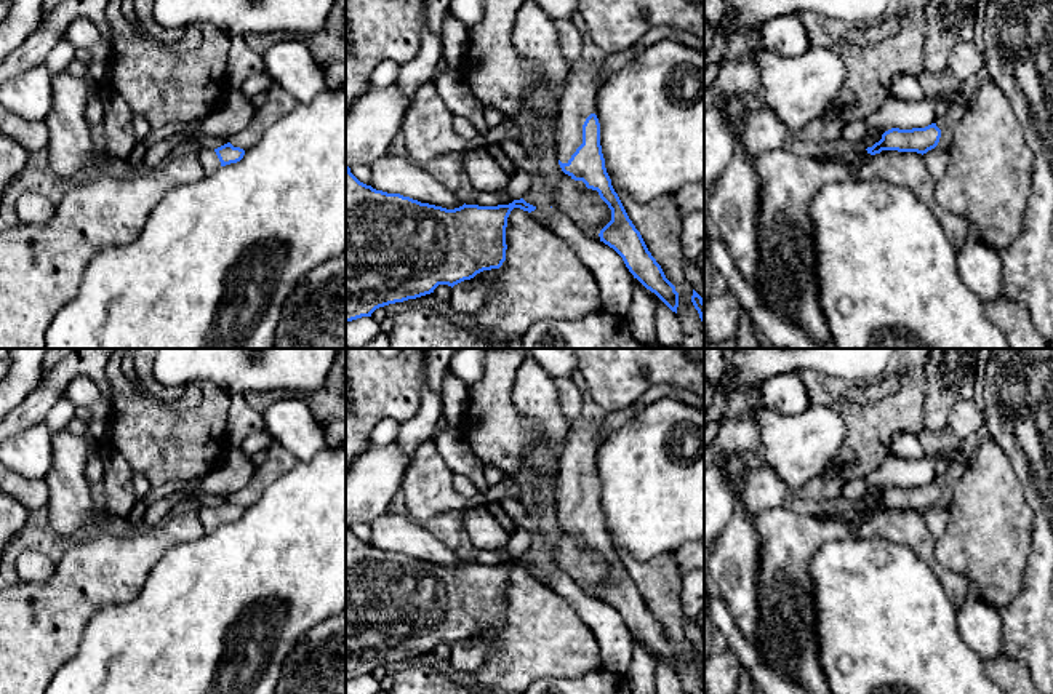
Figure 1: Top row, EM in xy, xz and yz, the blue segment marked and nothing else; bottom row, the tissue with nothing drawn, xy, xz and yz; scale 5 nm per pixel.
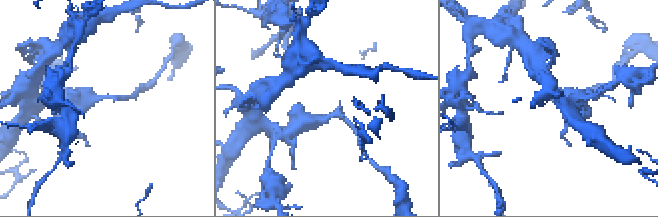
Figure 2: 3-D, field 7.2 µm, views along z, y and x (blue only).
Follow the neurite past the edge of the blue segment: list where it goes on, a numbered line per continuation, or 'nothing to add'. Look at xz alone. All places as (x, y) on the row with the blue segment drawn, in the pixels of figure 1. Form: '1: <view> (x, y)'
1: xz (578, 101)

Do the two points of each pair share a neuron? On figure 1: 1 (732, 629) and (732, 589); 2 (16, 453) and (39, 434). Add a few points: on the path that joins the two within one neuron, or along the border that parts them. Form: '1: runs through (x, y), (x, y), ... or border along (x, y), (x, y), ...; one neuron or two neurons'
1: border along (720, 597), (741, 635), (754, 648); two neurons
2: runs through (21, 451), (34, 438); one neuron

